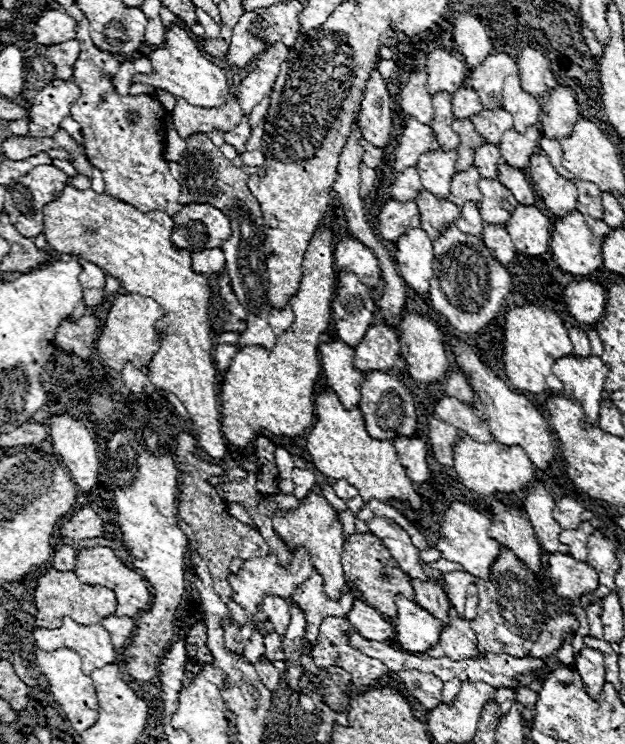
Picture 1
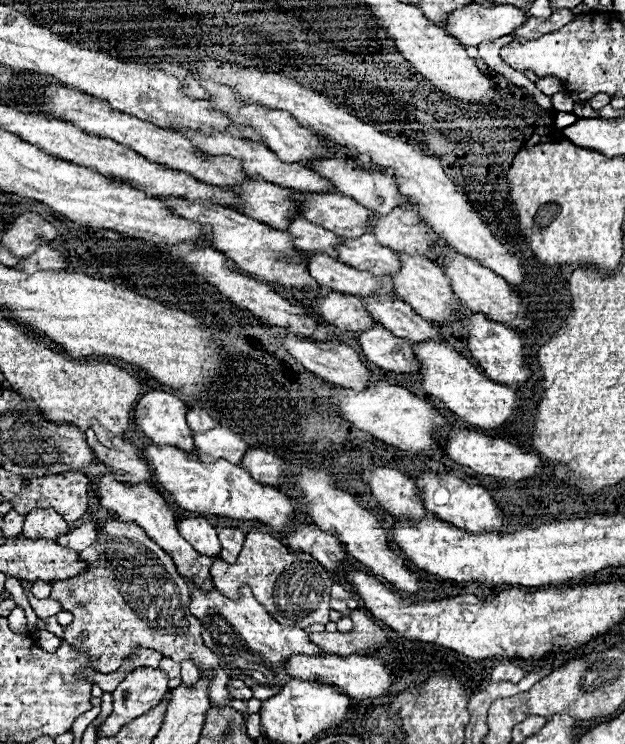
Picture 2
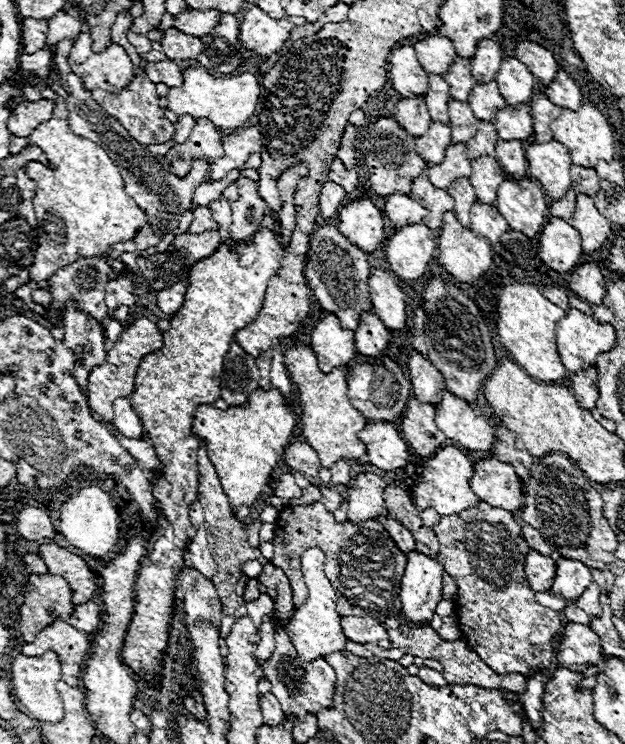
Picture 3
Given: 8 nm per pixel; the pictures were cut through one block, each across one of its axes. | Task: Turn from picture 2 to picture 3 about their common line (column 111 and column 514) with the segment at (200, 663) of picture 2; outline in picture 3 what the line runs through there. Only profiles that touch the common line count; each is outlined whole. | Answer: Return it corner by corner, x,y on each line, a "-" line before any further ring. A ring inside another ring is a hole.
480,500
478,506
468,508
460,514
442,516
432,530
436,532
440,542
436,560
458,584
456,616
462,624
460,632
466,636
470,648
474,648
474,652
498,674
520,672
530,678
536,674
536,670
550,670
550,666
554,664
554,638
562,630
562,622
558,618
558,612
536,602
534,590
528,586
524,574
524,556
528,552
528,544
522,538
522,530
514,516

